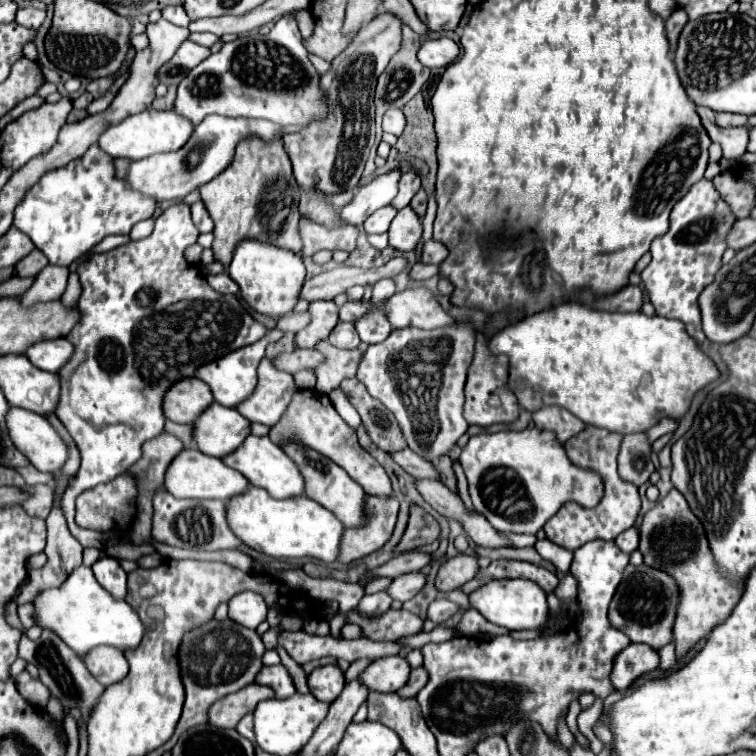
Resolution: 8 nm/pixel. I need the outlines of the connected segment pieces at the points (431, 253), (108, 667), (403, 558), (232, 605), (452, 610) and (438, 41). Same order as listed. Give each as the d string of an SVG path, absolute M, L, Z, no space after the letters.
M428 240L422 248L422 262L430 262L430 264L440 264L444 262L448 256L448 248L444 244L440 244L438 240Z
M94 648L84 656L84 662L102 686L112 686L128 676L128 662L118 648Z
M420 550L400 552L396 558L392 558L390 562L386 562L384 566L380 566L380 568L368 572L366 578L372 576L372 574L376 574L376 576L390 576L390 578L396 578L396 576L406 574L406 572L416 572L416 570L420 570L422 566L430 564L430 562L432 562L432 556L430 556L428 552L420 552Z
M244 590L236 594L228 602L228 608L230 608L228 616L246 628L258 628L258 624L266 620L266 612L268 612L264 598L252 590Z
M434 600L434 602L430 604L430 608L428 608L428 618L430 618L432 622L440 624L440 622L452 618L452 616L458 612L458 608L460 608L460 606L454 604L454 602L450 602L450 600Z
M428 38L422 42L418 50L418 60L426 68L442 68L454 62L458 52L460 52L458 44L450 38Z

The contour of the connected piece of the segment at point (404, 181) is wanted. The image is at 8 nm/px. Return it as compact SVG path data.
M412 170L404 172L402 178L400 178L400 182L398 182L398 194L392 200L392 206L396 210L408 206L410 200L412 200L412 196L418 192L418 188L420 188L420 176L416 172L412 172Z

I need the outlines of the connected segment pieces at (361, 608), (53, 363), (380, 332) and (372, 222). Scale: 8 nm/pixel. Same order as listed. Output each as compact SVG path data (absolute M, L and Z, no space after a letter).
M378 592L378 594L372 594L372 596L364 596L356 610L364 618L378 618L390 608L390 604L392 604L392 598L386 592Z
M66 338L36 342L26 350L26 358L46 372L60 372L60 368L74 356L74 346Z
M370 312L356 320L356 332L362 342L376 344L380 340L386 340L392 332L392 327L382 312Z
M384 206L384 208L380 208L368 216L368 220L364 222L364 230L370 234L388 232L388 226L390 226L394 216L396 216L396 210L392 206Z

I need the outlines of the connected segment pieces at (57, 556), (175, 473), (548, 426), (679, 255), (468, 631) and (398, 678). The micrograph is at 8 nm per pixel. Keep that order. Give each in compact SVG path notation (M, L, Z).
M60 502L52 506L52 512L50 516L46 518L46 526L48 526L48 544L44 548L46 556L48 556L48 562L44 568L40 570L32 570L28 580L20 586L20 590L16 592L14 600L16 602L34 602L38 592L44 592L48 588L54 588L54 586L60 586L74 568L78 568L82 564L82 544L70 534L68 526L66 526L66 518L62 516L62 508L60 508Z
M186 448L182 450L170 464L168 472L166 472L166 490L176 496L176 498L198 498L198 500L224 500L224 504L228 504L228 500L244 494L250 490L250 484L244 476L240 476L240 472L224 466L224 462L220 458L214 456L206 456L196 448Z
M548 406L548 408L542 408L540 412L534 412L532 420L536 428L554 432L560 442L572 438L584 428L582 420L578 420L574 414L568 414L564 408L558 408L558 406Z
M696 182L672 208L670 228L664 236L658 236L652 242L652 262L642 270L642 282L648 290L650 302L656 308L656 314L682 320L688 336L692 336L698 344L706 340L700 326L698 296L714 280L714 274L722 266L720 258L726 250L726 232L730 230L732 222L734 216L728 204L722 202L712 182Z
M470 608L464 612L462 620L458 622L458 626L454 626L454 630L460 634L460 636L474 636L474 634L480 634L480 632L492 632L492 634L508 634L506 628L500 628L500 626L492 626L490 622L486 622L486 618L480 616L478 610Z
M404 654L386 656L380 660L374 660L360 676L360 680L370 688L378 692L398 692L410 676L410 664Z

